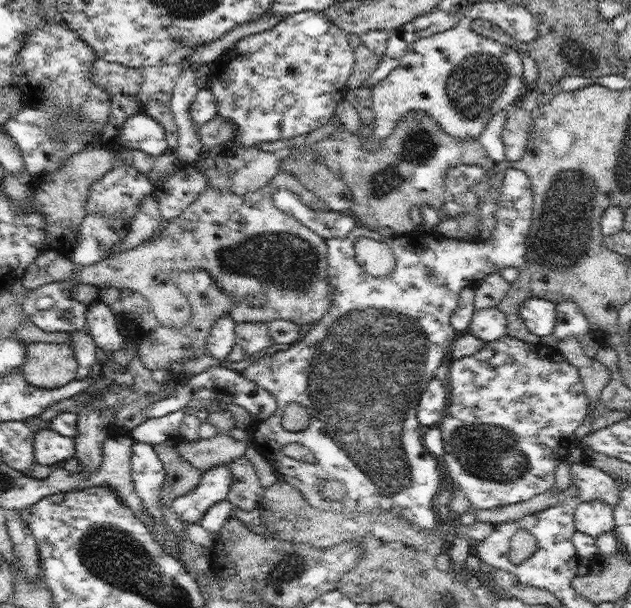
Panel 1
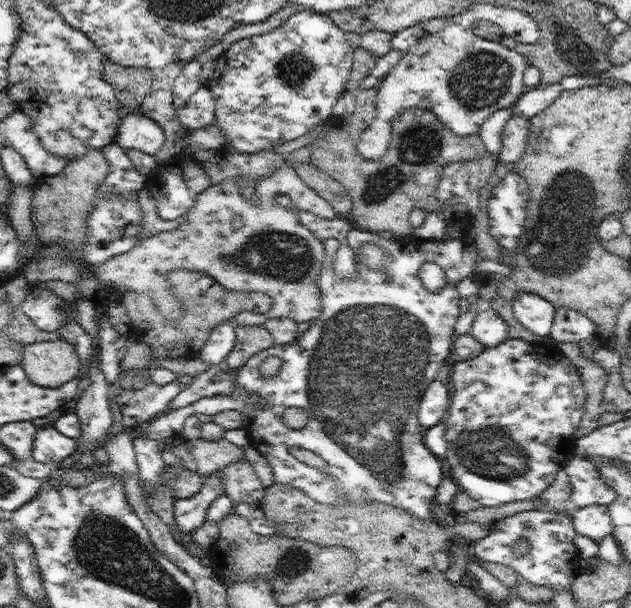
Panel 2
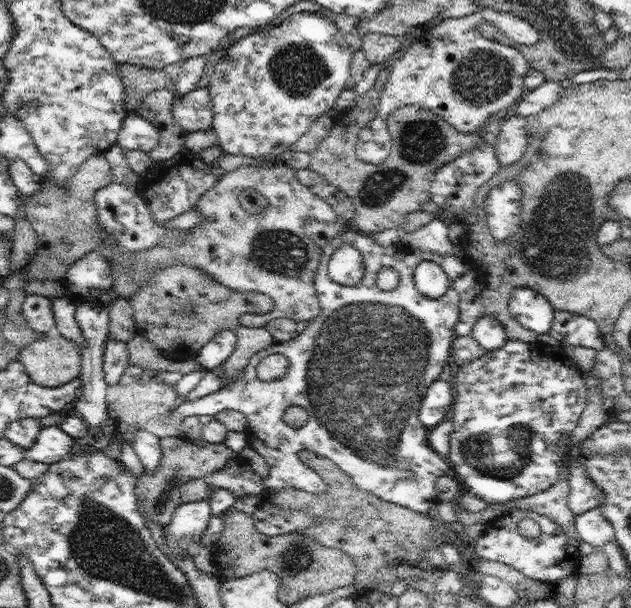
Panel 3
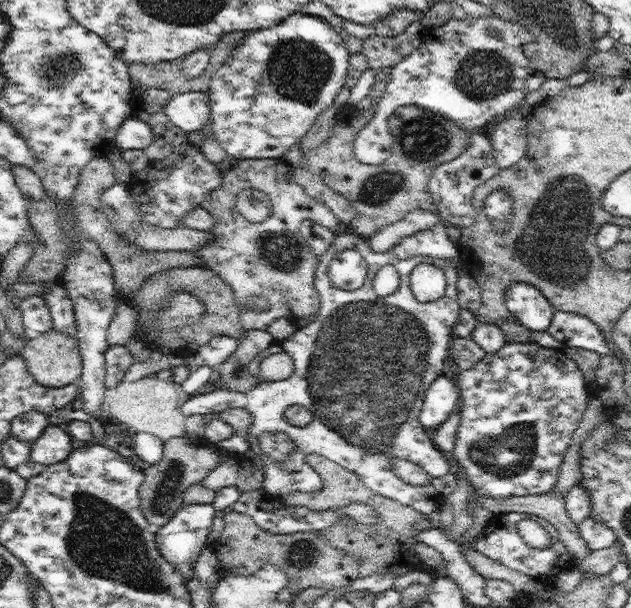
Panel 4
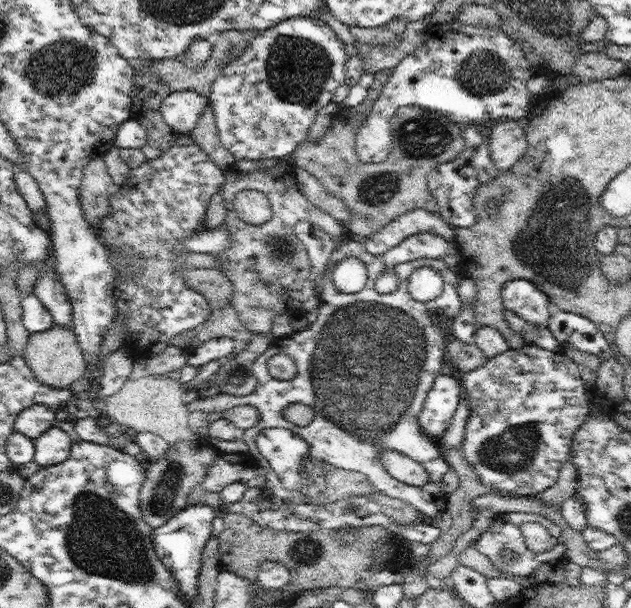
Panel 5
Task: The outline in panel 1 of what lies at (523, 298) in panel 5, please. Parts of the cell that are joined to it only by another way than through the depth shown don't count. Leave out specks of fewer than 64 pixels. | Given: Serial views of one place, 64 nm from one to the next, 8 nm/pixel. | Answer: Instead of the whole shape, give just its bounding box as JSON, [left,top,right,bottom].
[520,298,556,338]

